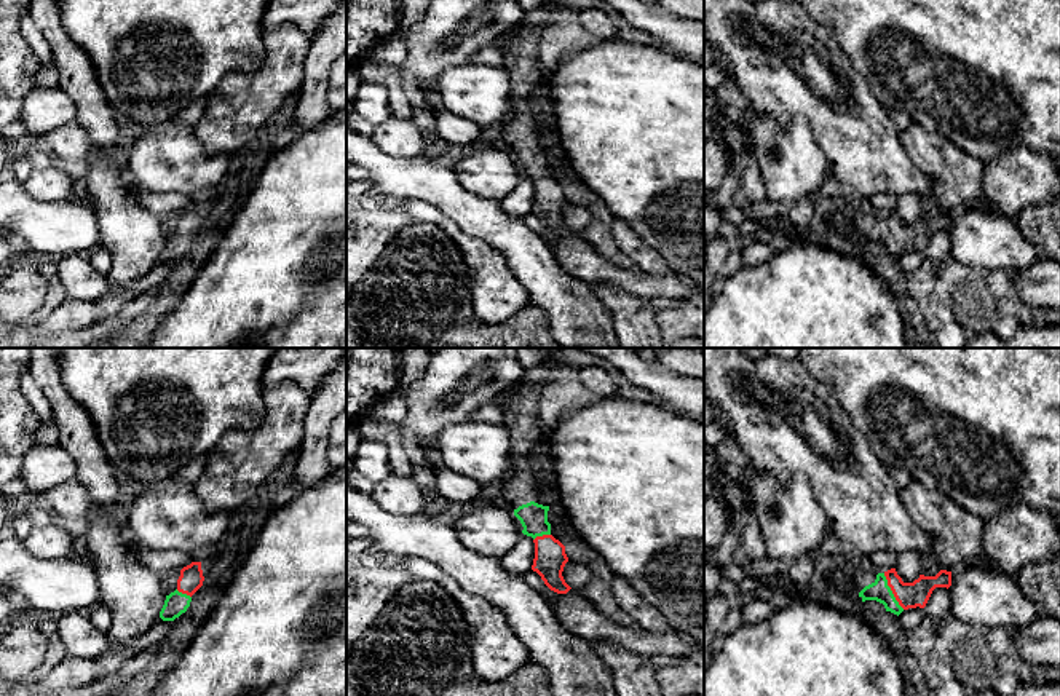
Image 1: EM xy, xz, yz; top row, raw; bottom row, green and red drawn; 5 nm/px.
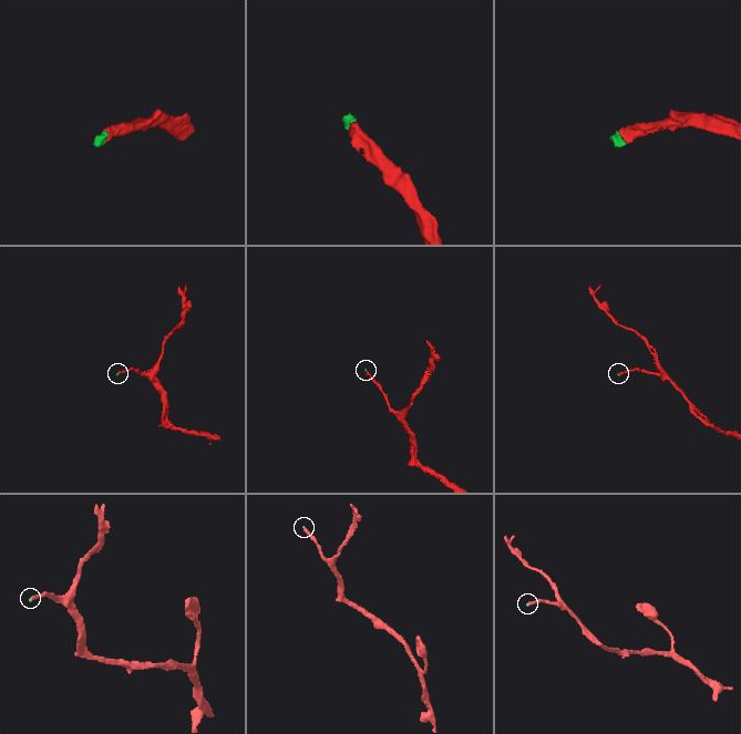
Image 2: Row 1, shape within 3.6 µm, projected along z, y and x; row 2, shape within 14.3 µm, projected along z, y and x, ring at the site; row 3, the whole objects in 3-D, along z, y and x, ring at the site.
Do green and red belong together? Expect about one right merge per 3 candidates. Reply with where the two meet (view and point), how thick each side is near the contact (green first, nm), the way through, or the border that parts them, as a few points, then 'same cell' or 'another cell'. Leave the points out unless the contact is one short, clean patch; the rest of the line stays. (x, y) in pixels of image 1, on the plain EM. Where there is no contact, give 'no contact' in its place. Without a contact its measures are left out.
contact yz (891, 233); calibres 100 and 130 nm; way yz (880, 233), (891, 233), (913, 237); same cell

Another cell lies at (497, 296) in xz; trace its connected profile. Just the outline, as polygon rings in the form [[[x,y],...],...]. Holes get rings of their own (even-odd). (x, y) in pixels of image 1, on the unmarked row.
[[[445,216],[437,225],[461,251],[463,265],[469,270],[473,310],[479,321],[496,326],[530,305],[528,294],[501,252],[484,239],[466,235]]]

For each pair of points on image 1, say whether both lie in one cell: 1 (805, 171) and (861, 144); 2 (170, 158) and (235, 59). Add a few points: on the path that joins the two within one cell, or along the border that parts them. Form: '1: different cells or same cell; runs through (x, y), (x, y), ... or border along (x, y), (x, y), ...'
1: different cells; border along (811, 126), (811, 136), (824, 157), (827, 170)
2: different cells; border along (174, 115), (141, 126)

